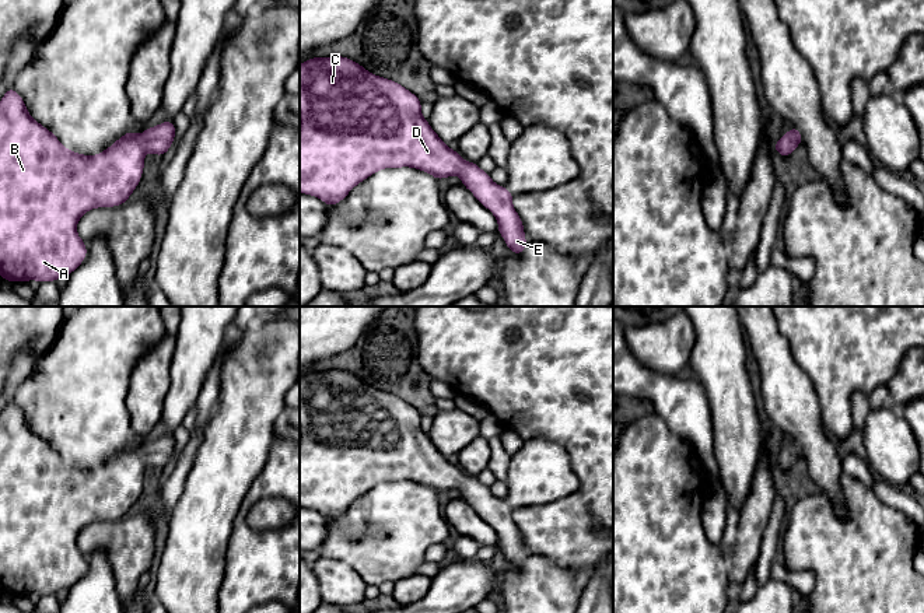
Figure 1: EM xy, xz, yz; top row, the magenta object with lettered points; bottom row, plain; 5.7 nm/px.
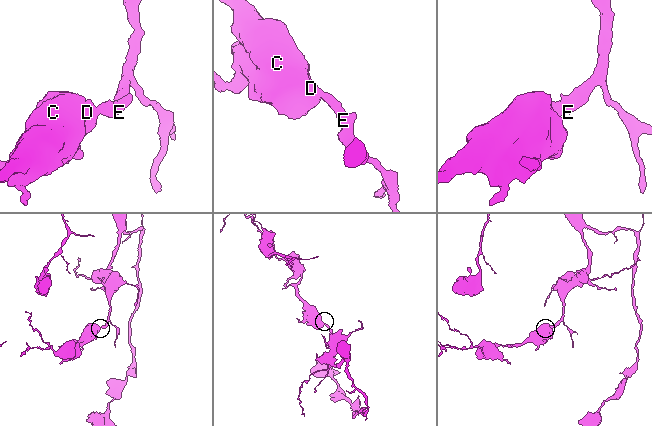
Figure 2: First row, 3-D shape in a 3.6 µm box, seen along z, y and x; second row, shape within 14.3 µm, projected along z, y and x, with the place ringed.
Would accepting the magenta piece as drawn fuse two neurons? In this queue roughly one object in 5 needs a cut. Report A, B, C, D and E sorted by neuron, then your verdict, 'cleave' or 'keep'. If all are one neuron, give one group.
groups A B C D E; keep

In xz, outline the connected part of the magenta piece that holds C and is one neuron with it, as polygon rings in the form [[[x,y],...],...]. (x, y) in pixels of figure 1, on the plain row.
[[[329,369],[329,371],[311,371],[300,378],[300,507],[311,508],[321,512],[328,521],[340,516],[350,504],[370,491],[372,487],[385,481],[414,481],[424,484],[435,493],[444,493],[452,488],[458,488],[462,498],[472,505],[472,508],[493,526],[498,537],[498,547],[504,551],[507,561],[517,568],[521,568],[528,557],[525,553],[525,544],[521,530],[512,519],[514,508],[505,502],[505,500],[497,498],[491,494],[490,488],[480,483],[476,476],[469,476],[462,469],[448,460],[448,458],[440,452],[440,449],[431,442],[428,434],[421,428],[421,416],[407,402],[395,396],[393,393],[379,390],[365,383],[361,378],[344,369]]]

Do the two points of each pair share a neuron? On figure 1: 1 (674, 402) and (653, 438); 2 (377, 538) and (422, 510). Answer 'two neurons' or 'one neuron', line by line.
1: two neurons
2: one neuron

